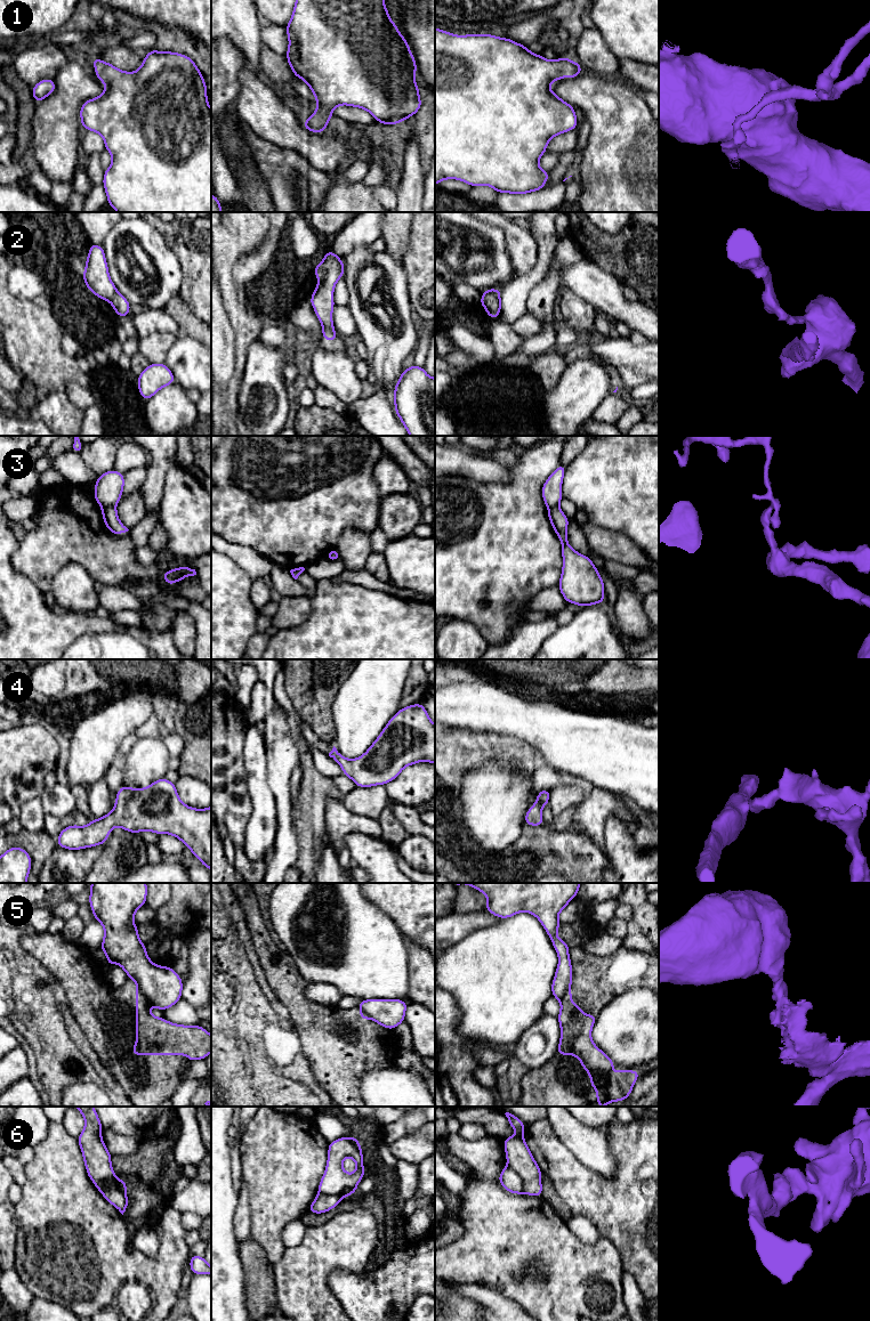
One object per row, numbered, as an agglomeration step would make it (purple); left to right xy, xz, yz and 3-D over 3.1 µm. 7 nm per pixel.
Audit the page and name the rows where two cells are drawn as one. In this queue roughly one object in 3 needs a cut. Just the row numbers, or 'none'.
2, 3, 5, 6

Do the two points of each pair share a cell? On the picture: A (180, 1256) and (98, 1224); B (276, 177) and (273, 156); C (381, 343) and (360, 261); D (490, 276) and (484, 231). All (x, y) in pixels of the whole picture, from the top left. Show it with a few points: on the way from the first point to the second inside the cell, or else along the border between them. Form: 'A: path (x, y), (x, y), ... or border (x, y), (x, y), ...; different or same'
A: path (159, 1263), (134, 1263), (117, 1246); same
B: path (276, 172), (276, 163), (274, 161); same
C: path (365, 323), (355, 305), (352, 282); same
D: path (494, 265), (494, 244), (492, 242); same

